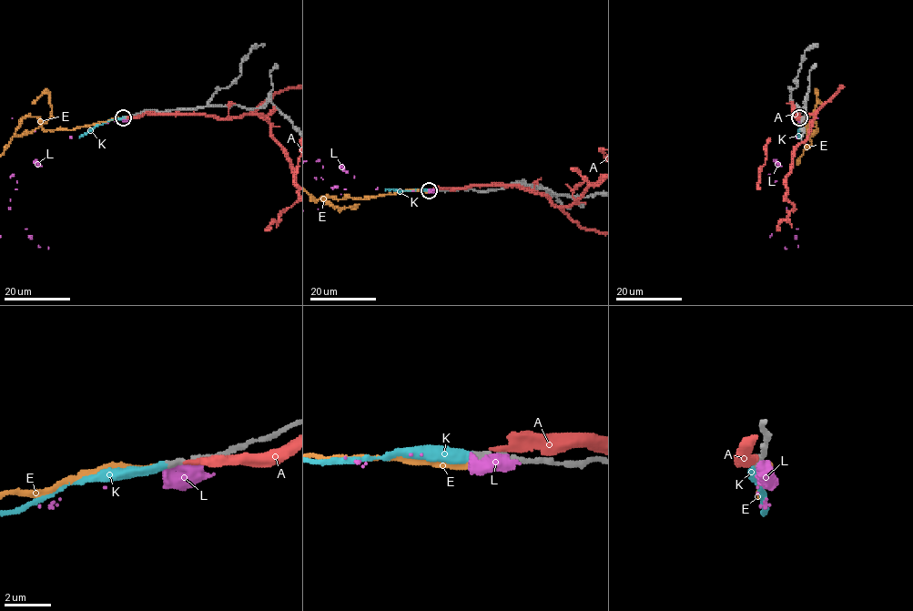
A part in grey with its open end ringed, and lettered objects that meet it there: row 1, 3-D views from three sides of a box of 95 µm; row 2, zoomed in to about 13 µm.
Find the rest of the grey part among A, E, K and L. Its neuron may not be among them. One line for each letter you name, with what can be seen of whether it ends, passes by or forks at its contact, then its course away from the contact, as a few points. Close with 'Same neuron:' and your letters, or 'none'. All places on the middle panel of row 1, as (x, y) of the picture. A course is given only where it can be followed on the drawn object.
K: it ends there; it runs (430, 189), (385, 190)
Same neuron: K

